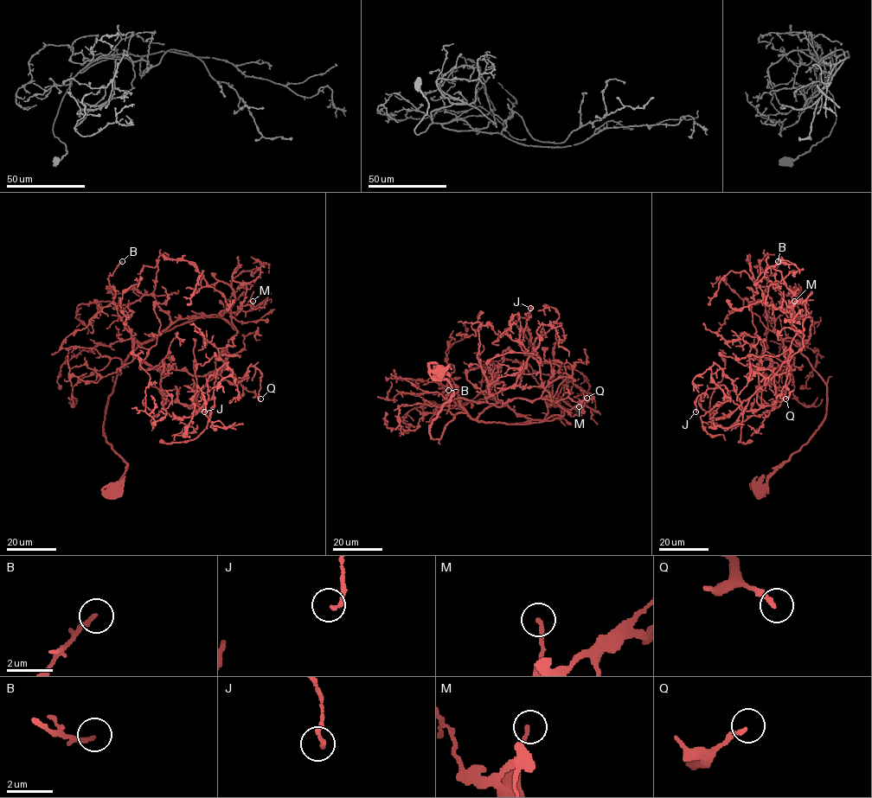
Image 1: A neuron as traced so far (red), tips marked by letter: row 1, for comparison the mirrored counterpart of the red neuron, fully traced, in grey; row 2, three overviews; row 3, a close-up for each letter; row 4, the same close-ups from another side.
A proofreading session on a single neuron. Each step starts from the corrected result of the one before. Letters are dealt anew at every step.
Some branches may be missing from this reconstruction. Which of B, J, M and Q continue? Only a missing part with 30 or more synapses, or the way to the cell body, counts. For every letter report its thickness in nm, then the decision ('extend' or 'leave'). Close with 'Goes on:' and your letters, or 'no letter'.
B: 200 nm thick; leave
J: 160 nm thick; leave
M: 160 nm thick; leave
Q: 190 nm thick; leave
Goes on: no letter

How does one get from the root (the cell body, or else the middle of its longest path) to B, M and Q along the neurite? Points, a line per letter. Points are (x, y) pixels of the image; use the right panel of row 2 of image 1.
B: (759, 492), (808, 441), (826, 407), (822, 377), (792, 338), (782, 339), (775, 332), (766, 284), (778, 261)
M: (759, 492), (825, 413), (825, 382), (790, 322), (807, 315), (785, 311), (794, 311), (794, 301)
Q: (759, 492), (825, 413), (825, 382), (788, 337), (784, 354), (794, 369), (786, 375), (788, 363), (785, 398)

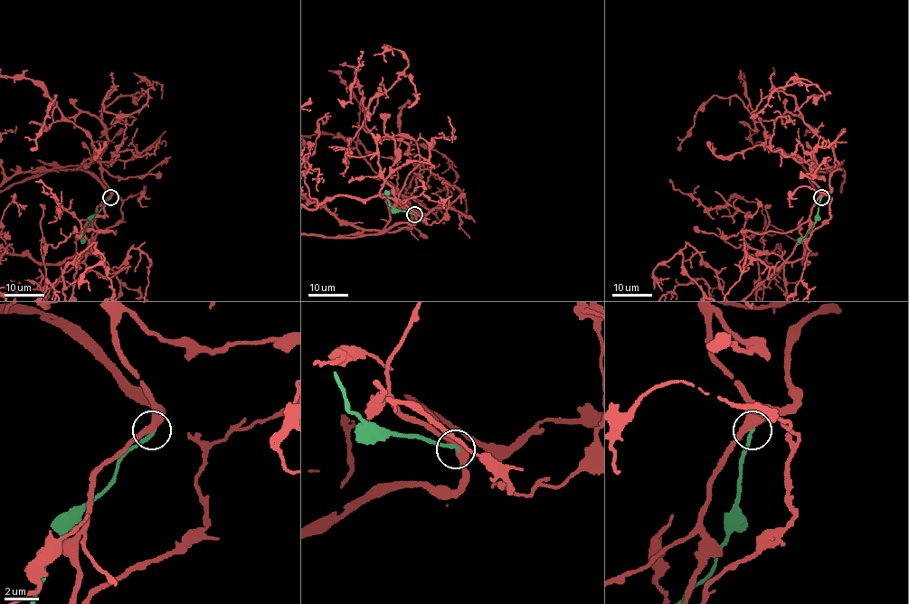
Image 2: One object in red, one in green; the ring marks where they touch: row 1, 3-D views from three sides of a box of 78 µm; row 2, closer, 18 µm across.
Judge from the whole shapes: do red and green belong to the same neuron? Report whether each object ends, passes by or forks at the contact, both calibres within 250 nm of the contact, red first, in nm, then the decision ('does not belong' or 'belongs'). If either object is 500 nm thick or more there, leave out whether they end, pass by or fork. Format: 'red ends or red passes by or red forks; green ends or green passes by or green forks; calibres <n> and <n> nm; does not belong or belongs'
red passes by; green ends; calibres 400 and 220 nm; does not belong

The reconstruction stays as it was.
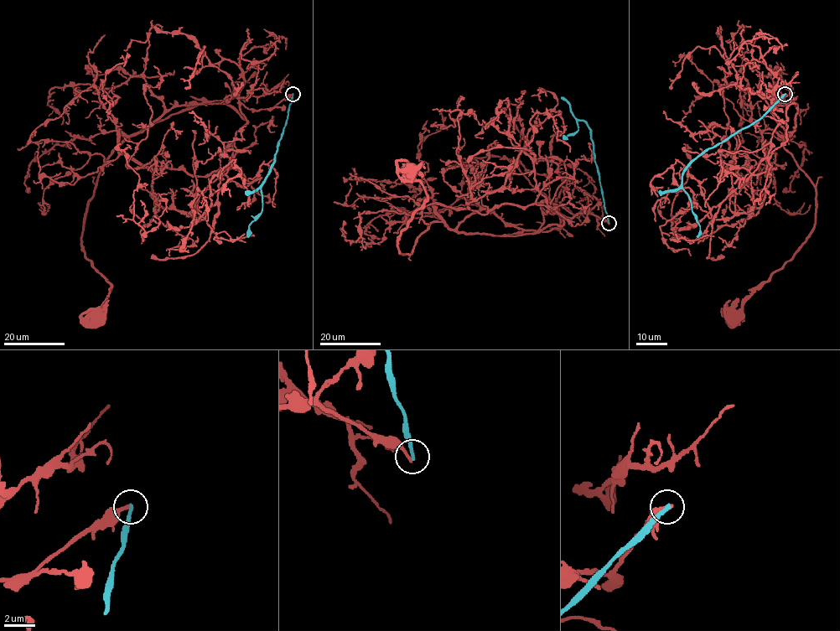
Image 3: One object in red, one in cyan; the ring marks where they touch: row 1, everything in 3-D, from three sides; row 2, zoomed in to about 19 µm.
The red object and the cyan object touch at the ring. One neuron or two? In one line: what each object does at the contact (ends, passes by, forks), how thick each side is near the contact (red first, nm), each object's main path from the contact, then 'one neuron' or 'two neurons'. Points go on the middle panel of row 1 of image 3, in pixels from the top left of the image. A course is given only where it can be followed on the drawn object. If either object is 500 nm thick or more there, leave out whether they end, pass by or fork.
red ends; cyan ends; calibres 240 and 240 nm; course red (608, 223), (556, 211), (562, 225), (504, 235), (432, 221), (401, 254), (397, 237), (427, 199), (408, 171); course cyan (609, 223), (594, 160), (591, 131), (585, 122), (578, 120), (578, 129), (564, 137), (564, 136); two neurons

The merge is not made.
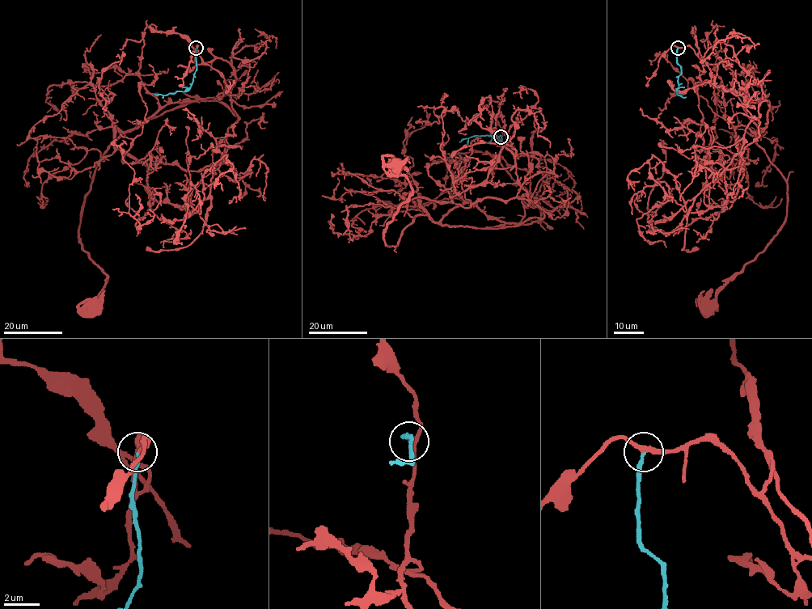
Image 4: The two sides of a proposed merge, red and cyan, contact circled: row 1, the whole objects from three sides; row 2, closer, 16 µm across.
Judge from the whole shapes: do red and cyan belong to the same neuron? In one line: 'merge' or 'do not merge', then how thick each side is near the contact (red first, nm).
merge; calibres 240 and 170 nm

